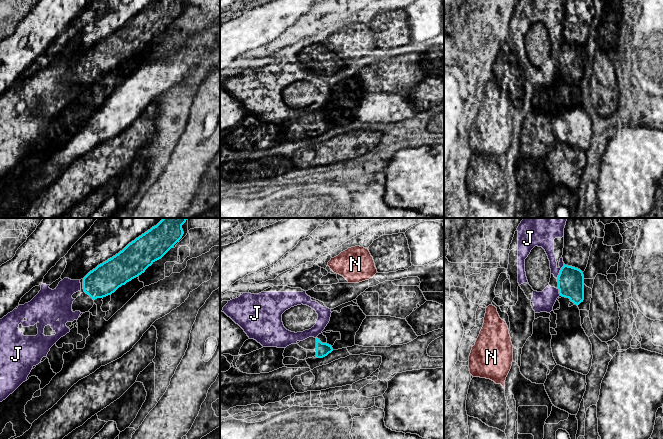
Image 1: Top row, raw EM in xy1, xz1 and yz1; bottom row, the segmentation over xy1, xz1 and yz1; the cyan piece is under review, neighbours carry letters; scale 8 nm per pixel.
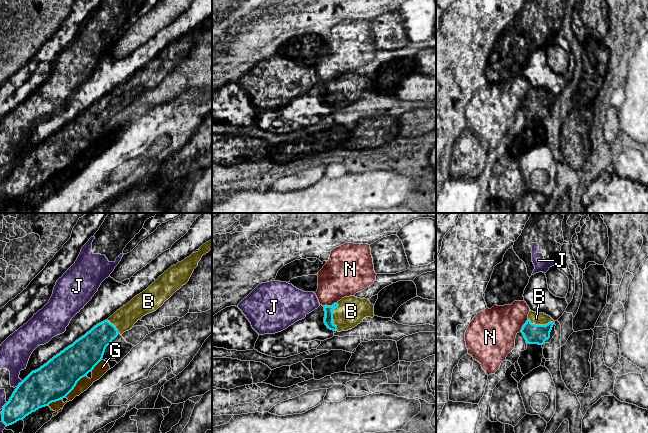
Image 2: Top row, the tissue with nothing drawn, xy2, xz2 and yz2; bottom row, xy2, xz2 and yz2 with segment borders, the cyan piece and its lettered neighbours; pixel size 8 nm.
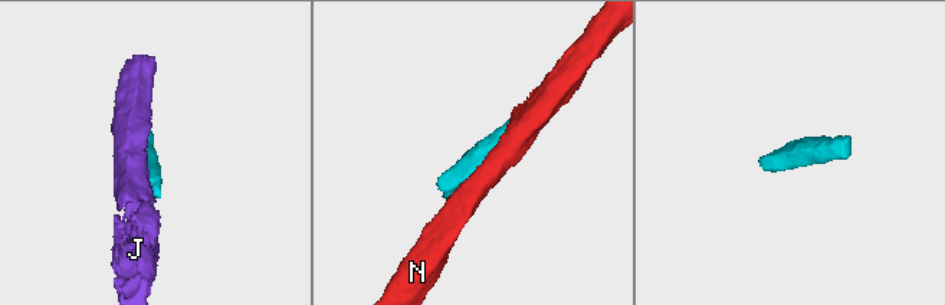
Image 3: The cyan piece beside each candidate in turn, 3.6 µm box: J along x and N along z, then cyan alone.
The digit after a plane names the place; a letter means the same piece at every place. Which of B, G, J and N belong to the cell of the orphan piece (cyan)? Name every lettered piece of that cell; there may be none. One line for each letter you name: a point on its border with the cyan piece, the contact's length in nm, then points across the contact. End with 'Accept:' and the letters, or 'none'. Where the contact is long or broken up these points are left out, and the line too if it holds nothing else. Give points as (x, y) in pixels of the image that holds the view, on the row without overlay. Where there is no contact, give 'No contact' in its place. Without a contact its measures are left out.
B: Touches cyan at xz2 (332, 92). Shared border 240 nm. Path across: xz2 (328, 95), (332, 92), (342, 92), (351, 87)
Accept: B

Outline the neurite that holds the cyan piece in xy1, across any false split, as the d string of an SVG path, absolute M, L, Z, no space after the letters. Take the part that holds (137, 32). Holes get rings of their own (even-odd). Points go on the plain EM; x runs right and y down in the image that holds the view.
M157 0L122 27L98 41L83 54L83 65L93 76L114 69L161 35L179 18L183 0Z

